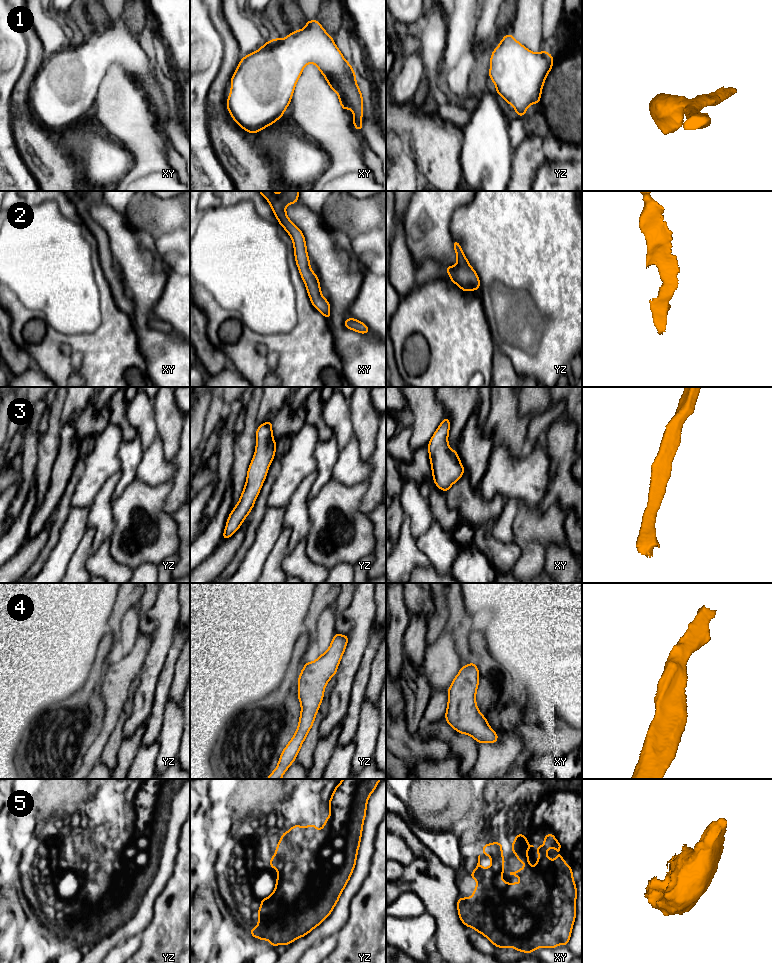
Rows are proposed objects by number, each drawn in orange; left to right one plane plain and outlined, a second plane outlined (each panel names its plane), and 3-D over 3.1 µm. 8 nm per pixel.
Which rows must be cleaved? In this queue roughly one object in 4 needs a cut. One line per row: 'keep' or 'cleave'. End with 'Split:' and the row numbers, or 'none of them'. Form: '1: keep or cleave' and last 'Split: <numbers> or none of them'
1: keep
2: keep
3: keep
4: keep
5: keep
Split: none of them

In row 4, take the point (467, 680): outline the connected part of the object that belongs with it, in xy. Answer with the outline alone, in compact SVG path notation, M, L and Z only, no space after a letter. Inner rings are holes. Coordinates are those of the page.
M474 663L462 666L448 689L448 705L445 714L447 724L461 734L470 735L479 744L495 743L496 732L476 705L479 670Z

